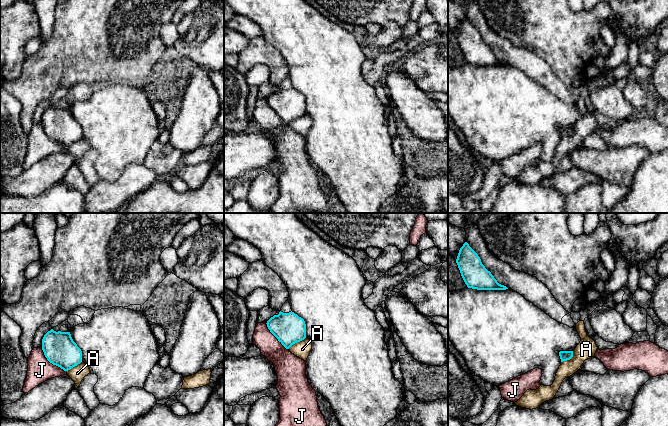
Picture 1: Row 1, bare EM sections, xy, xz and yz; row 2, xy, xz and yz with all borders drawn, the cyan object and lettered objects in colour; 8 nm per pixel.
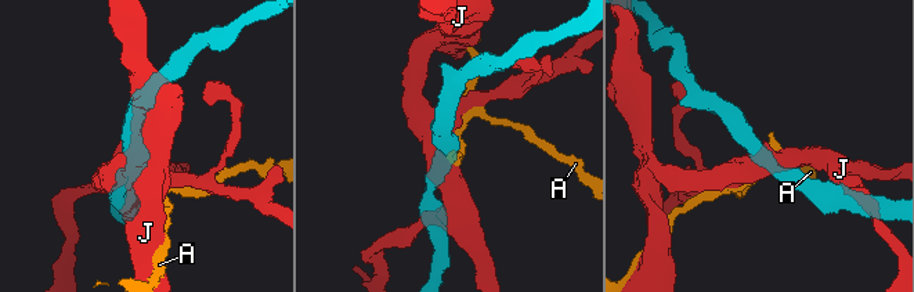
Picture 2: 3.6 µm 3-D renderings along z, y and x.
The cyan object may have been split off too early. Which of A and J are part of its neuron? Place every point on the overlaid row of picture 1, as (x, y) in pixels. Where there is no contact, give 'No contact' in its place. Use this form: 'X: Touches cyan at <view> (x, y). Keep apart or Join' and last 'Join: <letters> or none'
A: Touches cyan at xz (296, 342). Keep apart
J: Touches cyan at xy (51, 362). Keep apart
Join: none

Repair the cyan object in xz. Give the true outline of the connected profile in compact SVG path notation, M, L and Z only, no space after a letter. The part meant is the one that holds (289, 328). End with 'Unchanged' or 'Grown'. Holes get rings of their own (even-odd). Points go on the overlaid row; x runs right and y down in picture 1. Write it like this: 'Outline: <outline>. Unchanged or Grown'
Outline: M279 312L267 321L267 327L278 341L289 349L293 344L306 338L306 324L294 312Z. Unchanged

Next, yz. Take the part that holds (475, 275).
Outline: M467 242L460 248L456 263L468 288L477 290L506 290L482 264L478 254Z. Unchanged

